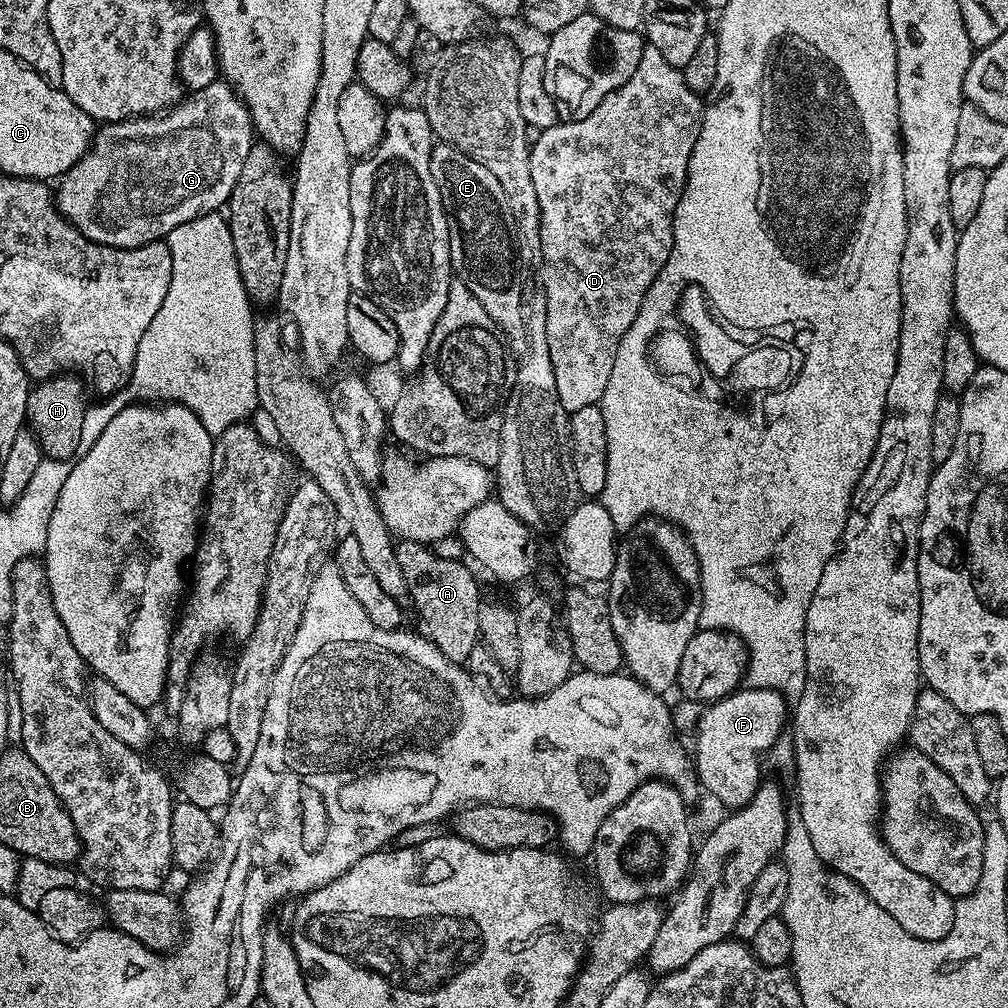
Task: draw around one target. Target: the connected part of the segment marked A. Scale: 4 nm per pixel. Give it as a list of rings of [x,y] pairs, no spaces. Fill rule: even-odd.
[[[400,540],[396,544],[396,557],[406,578],[411,607],[416,607],[428,639],[446,654],[446,658],[466,662],[481,639],[478,614],[482,598],[471,570],[466,563],[440,557],[431,547],[413,540]]]

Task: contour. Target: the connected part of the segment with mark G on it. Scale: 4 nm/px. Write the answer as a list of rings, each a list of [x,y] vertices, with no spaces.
[[[216,79],[213,84],[206,86],[201,92],[193,92],[187,98],[172,105],[163,114],[149,114],[147,116],[130,116],[127,120],[114,120],[95,129],[88,152],[73,168],[66,170],[59,177],[57,188],[54,188],[56,208],[60,215],[73,224],[74,227],[95,244],[105,244],[111,248],[140,248],[144,244],[154,244],[163,241],[182,222],[190,222],[205,212],[216,212],[227,205],[230,194],[234,190],[234,182],[238,182],[238,174],[242,174],[242,166],[246,163],[246,154],[250,154],[254,143],[254,129],[248,108],[223,79]]]

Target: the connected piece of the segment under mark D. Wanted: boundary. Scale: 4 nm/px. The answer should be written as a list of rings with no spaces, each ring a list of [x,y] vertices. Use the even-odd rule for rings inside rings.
[[[645,43],[642,59],[638,61],[638,70],[630,74],[630,82],[626,82],[618,90],[606,94],[602,102],[586,118],[581,120],[565,120],[554,126],[543,129],[538,142],[530,147],[530,179],[534,181],[534,191],[538,194],[538,210],[540,211],[540,247],[538,255],[544,259],[544,269],[540,276],[544,279],[542,291],[546,298],[546,338],[550,346],[550,362],[554,366],[554,382],[558,386],[558,398],[564,411],[571,414],[582,410],[582,406],[599,404],[606,390],[606,382],[610,382],[610,370],[614,370],[614,358],[618,354],[618,346],[630,326],[634,326],[634,318],[638,318],[638,310],[642,306],[642,298],[646,290],[658,278],[662,266],[670,258],[670,250],[674,242],[674,218],[676,207],[684,193],[684,183],[688,177],[690,154],[694,150],[694,142],[700,133],[700,117],[702,115],[701,97],[686,86],[686,78],[681,69],[670,66],[653,44]]]

